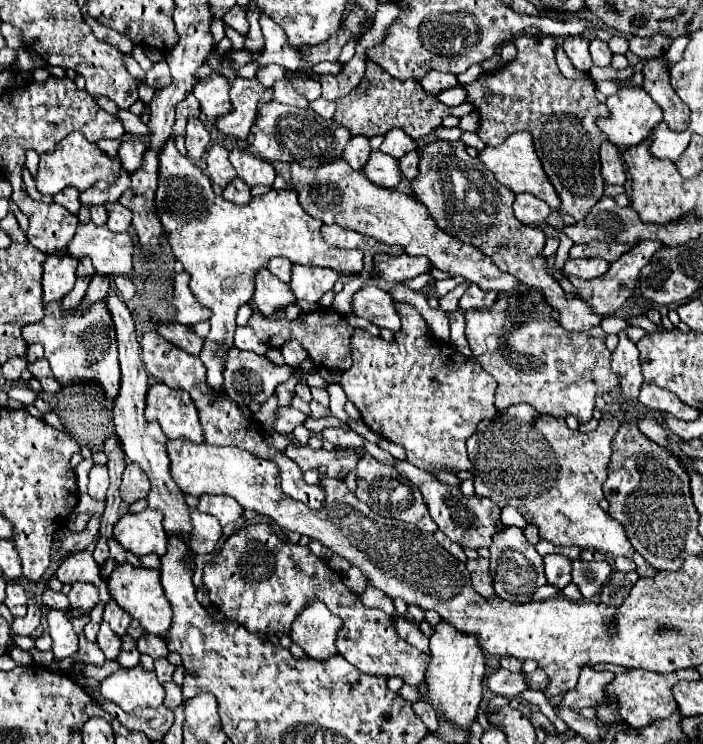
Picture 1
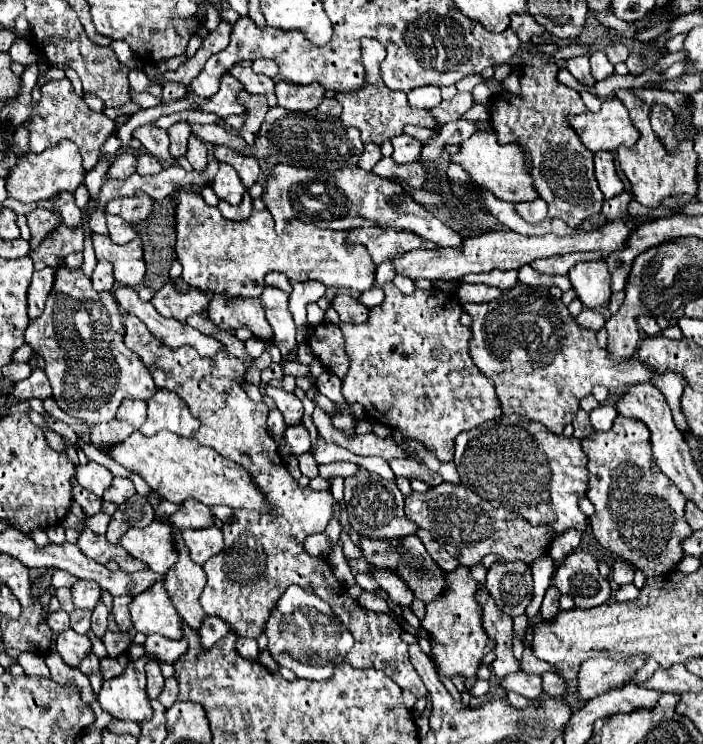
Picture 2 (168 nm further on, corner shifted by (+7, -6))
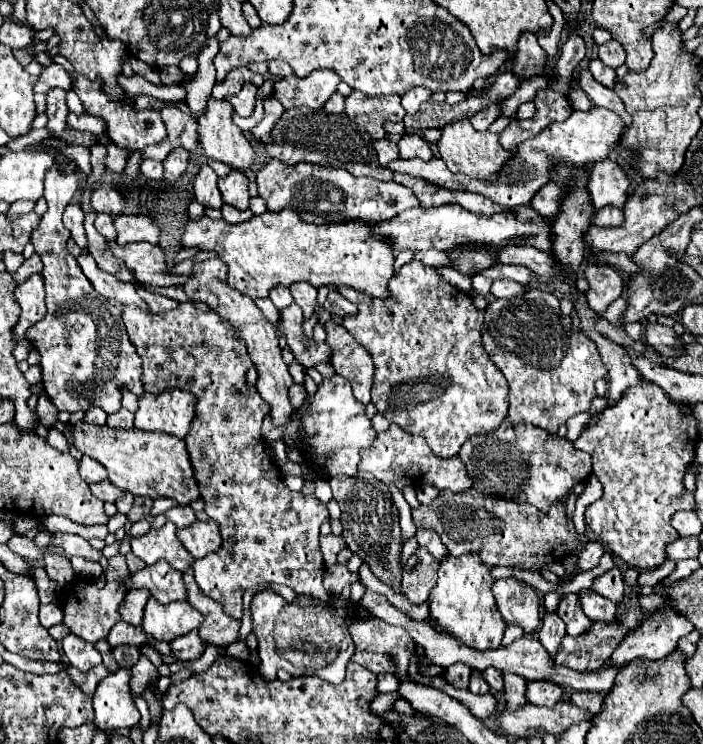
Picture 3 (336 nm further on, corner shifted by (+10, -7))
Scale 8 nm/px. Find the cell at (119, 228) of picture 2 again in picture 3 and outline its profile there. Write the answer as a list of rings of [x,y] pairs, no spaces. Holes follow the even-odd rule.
[[[119,214],[113,218],[113,224],[117,228],[117,242],[129,244],[129,242],[151,242],[157,244],[159,230],[155,228],[153,220],[147,216],[127,216]]]

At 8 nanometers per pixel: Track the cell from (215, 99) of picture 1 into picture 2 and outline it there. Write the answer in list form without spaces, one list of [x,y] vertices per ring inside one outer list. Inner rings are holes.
[[[226,73],[222,77],[222,89],[210,97],[210,101],[206,105],[202,105],[202,111],[210,111],[216,113],[218,117],[228,117],[228,115],[242,115],[244,113],[244,105],[238,103],[238,93],[244,89],[244,85],[240,85],[240,81],[236,81],[230,73]]]

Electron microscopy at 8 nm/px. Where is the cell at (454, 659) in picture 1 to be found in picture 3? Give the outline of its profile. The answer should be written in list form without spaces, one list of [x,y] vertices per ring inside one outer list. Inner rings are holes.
[[[465,554],[459,558],[447,556],[445,562],[439,566],[439,580],[437,586],[429,594],[429,622],[435,626],[445,628],[457,642],[475,648],[475,650],[489,650],[501,646],[505,620],[501,618],[495,598],[491,592],[493,578],[489,576],[489,566],[485,566],[477,554]]]

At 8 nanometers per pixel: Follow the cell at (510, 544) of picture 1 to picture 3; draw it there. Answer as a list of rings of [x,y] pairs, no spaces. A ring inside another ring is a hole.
[[[501,578],[493,584],[493,594],[497,608],[507,624],[517,622],[525,630],[525,634],[531,634],[539,628],[539,596],[535,588],[529,584],[517,580],[517,578]]]

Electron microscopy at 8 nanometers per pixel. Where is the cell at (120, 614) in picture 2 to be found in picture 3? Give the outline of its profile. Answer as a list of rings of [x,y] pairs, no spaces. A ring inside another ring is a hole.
[[[131,590],[121,606],[119,606],[119,614],[121,614],[121,620],[133,624],[133,626],[141,626],[141,618],[143,618],[143,606],[149,598],[149,592],[147,590]]]

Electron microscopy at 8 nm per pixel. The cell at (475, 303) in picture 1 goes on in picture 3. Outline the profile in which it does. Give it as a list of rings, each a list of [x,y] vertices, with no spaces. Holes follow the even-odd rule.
[[[493,280],[493,284],[491,284],[491,294],[495,298],[517,296],[523,292],[525,292],[525,286],[521,286],[519,282],[513,282],[513,280]]]

